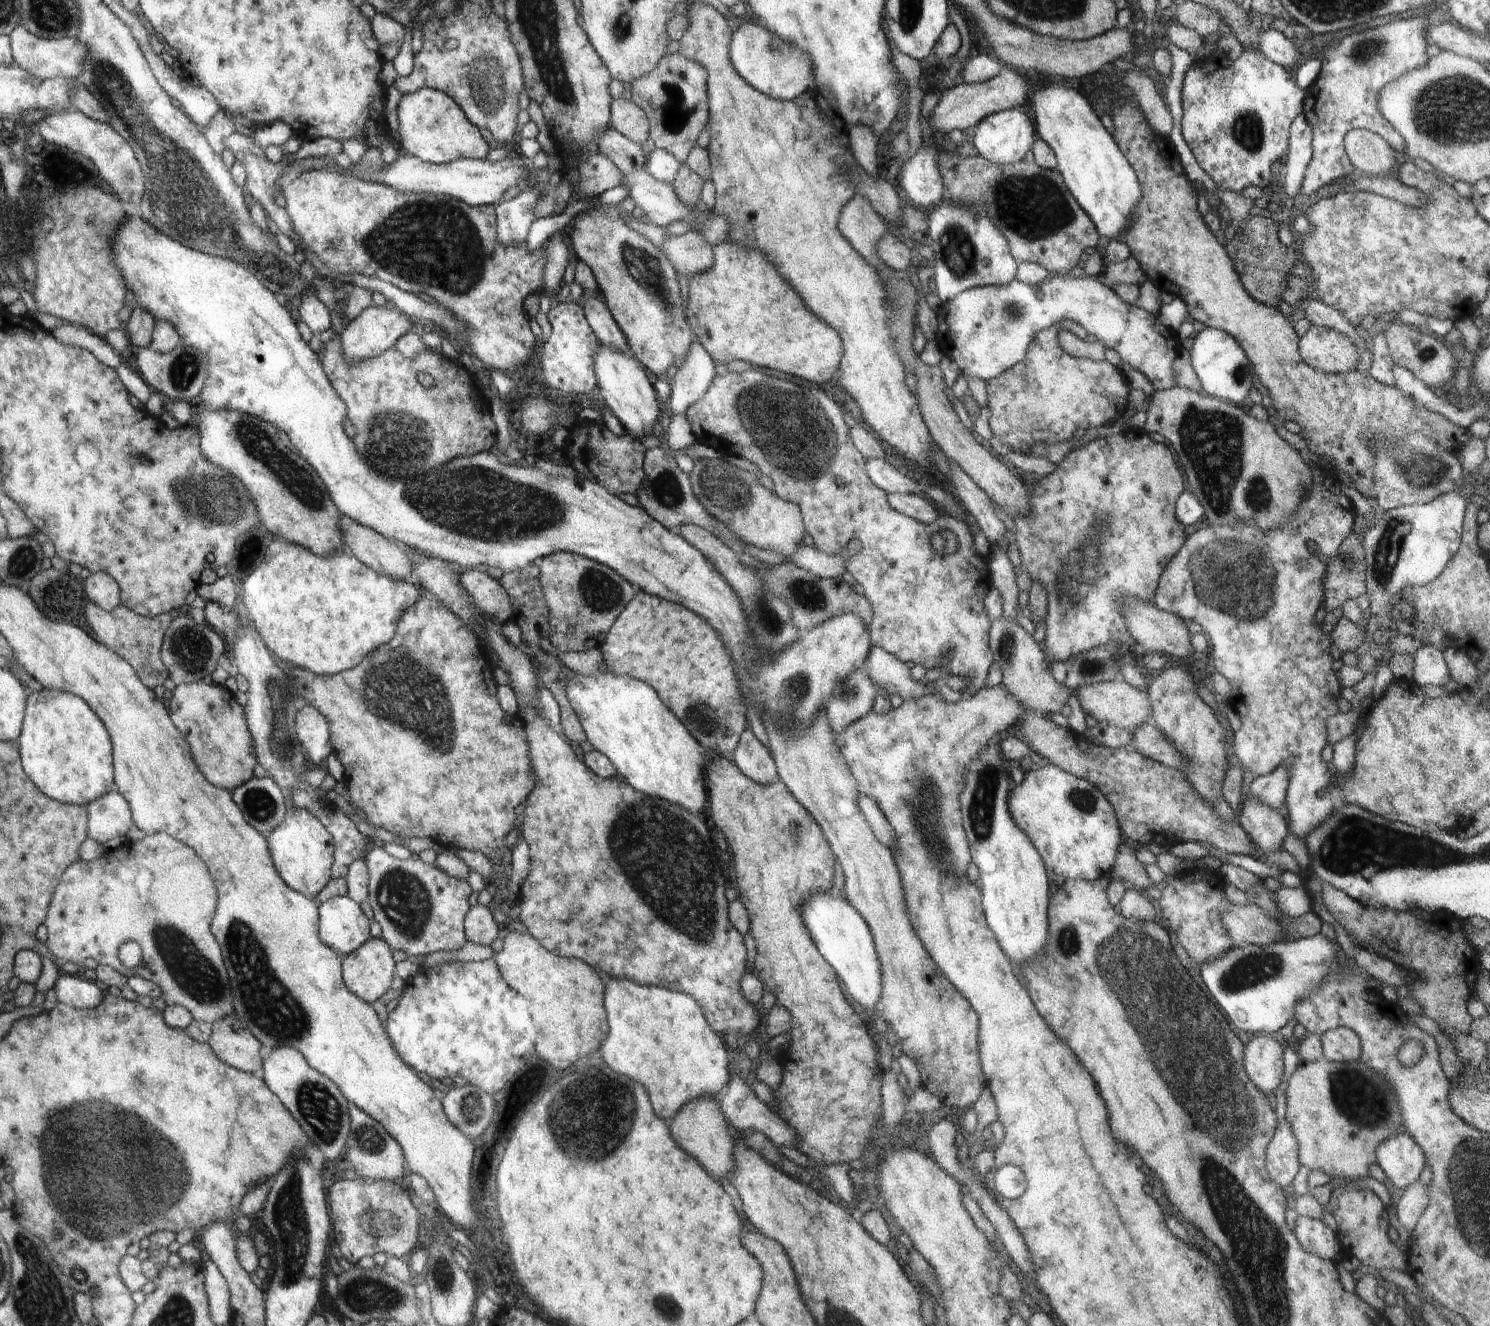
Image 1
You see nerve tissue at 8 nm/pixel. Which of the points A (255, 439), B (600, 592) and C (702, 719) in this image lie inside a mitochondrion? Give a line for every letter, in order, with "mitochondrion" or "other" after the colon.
A: mitochondrion
B: mitochondrion
C: mitochondrion

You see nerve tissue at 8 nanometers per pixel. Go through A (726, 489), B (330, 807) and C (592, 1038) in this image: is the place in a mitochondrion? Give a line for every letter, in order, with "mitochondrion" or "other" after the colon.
A: mitochondrion
B: mitochondrion
C: other

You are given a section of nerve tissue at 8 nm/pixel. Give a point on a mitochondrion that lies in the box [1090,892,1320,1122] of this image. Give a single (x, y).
(1252, 969)

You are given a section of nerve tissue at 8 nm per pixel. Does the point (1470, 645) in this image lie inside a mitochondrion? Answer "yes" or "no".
no

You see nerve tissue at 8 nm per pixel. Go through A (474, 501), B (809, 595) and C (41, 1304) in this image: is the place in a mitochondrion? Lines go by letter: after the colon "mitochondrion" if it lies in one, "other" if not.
A: mitochondrion
B: mitochondrion
C: mitochondrion

